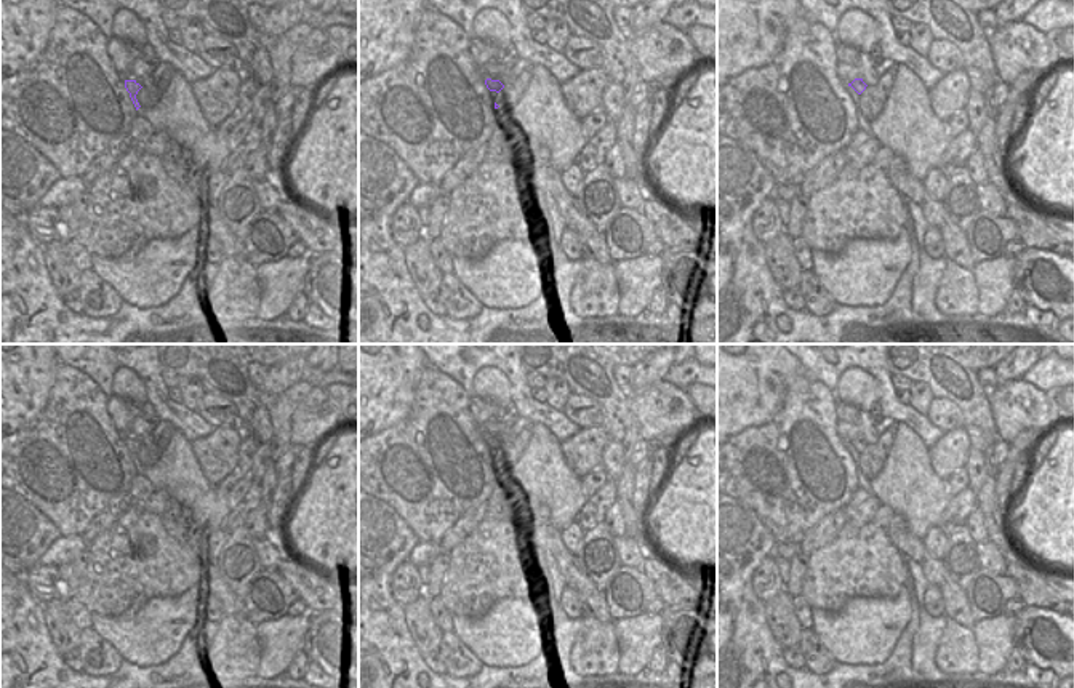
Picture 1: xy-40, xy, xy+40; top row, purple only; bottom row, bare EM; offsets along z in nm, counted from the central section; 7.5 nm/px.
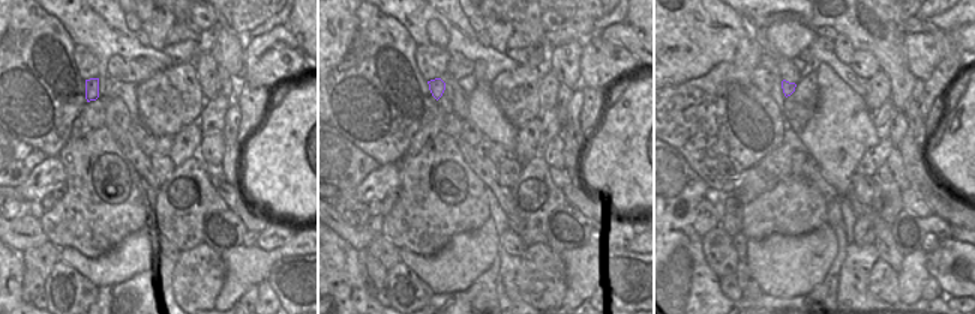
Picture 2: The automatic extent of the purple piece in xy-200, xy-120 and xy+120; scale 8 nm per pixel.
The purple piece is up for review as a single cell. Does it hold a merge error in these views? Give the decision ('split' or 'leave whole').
leave whole

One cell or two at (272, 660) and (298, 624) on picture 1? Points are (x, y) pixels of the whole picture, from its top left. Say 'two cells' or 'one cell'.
one cell

